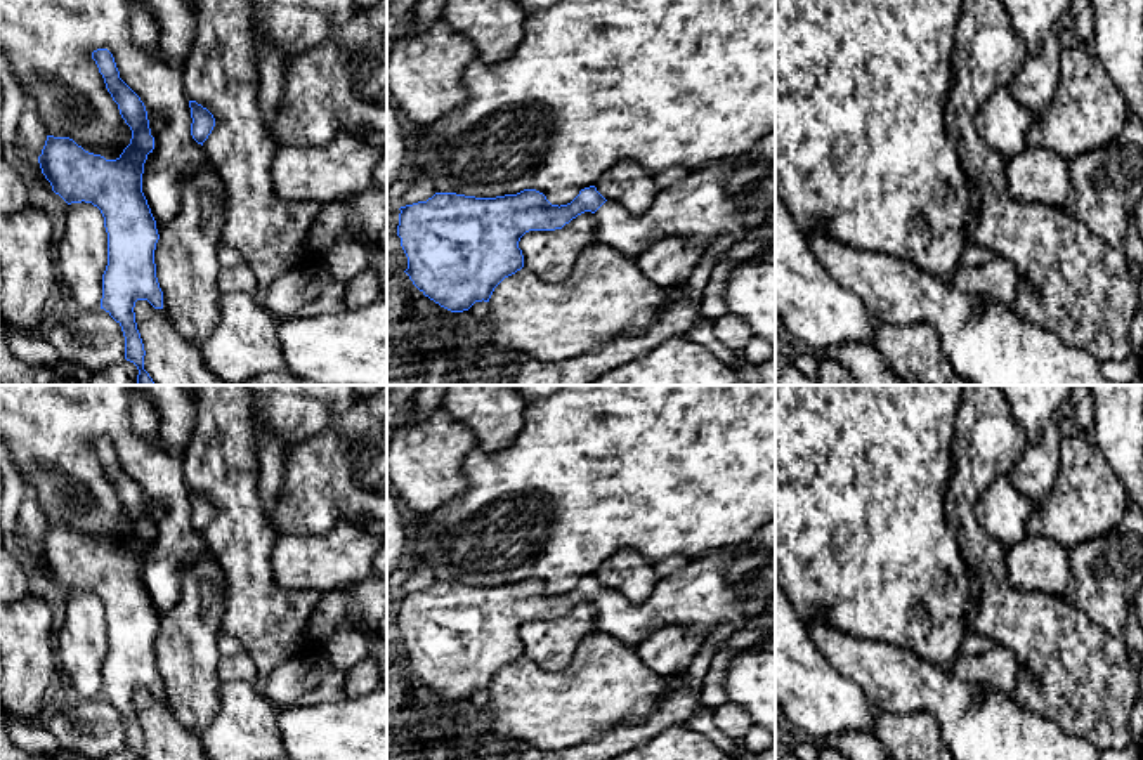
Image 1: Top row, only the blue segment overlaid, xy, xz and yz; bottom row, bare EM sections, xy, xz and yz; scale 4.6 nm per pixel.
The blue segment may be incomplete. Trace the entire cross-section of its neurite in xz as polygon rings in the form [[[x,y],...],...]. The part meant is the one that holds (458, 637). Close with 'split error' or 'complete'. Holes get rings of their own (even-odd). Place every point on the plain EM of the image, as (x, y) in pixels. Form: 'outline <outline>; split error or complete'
outline [[[741,545],[735,548],[723,548],[716,554],[704,555],[701,559],[690,560],[683,569],[669,576],[659,578],[654,586],[652,595],[643,604],[631,604],[624,595],[607,590],[595,574],[585,576],[579,583],[567,593],[552,593],[546,585],[536,578],[524,578],[517,583],[505,583],[496,586],[475,586],[456,581],[435,581],[427,590],[418,590],[413,593],[401,595],[397,625],[401,626],[401,635],[408,645],[408,658],[404,659],[413,673],[430,689],[451,701],[468,699],[475,691],[489,691],[494,677],[508,665],[515,663],[524,656],[524,644],[519,637],[520,626],[529,619],[555,619],[562,618],[572,607],[585,600],[591,600],[598,607],[597,632],[619,640],[623,645],[633,647],[650,637],[654,632],[666,626],[680,626],[690,633],[701,633],[708,637],[711,632],[723,625],[732,625],[734,628],[744,628],[754,625],[767,611],[767,607],[775,602],[775,586],[772,595],[761,604],[758,614],[744,613],[744,593],[753,588],[753,580],[748,578],[741,583],[730,585],[725,580],[727,567],[746,555],[749,545]]]; split error

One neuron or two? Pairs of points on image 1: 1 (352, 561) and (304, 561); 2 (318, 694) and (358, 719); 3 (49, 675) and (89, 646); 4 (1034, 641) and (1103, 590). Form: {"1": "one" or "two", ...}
{"1": "one", "2": "two", "3": "two", "4": "two"}

